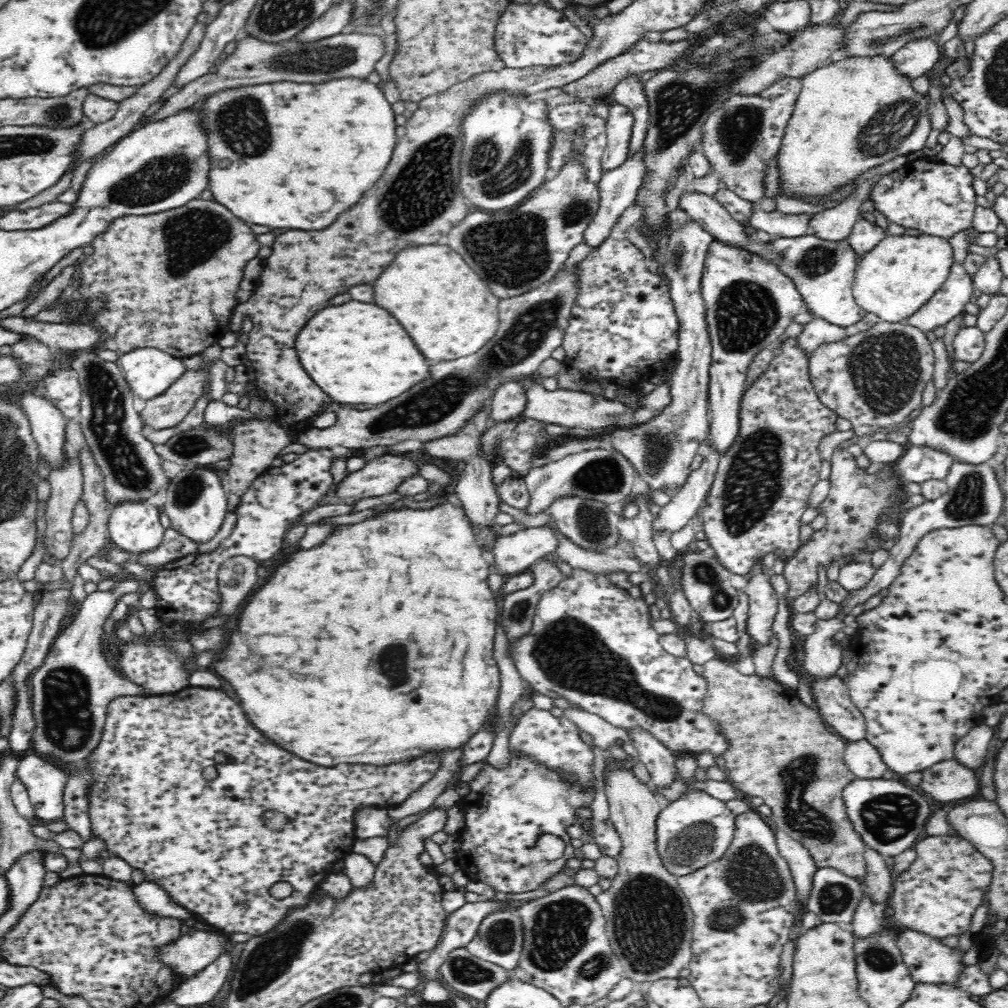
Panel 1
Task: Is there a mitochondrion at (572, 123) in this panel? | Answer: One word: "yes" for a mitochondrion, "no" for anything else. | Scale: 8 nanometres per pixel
no

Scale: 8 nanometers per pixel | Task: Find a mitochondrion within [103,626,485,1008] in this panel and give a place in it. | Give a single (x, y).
(270, 958)

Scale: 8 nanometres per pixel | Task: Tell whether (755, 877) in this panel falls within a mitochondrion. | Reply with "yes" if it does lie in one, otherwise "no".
yes

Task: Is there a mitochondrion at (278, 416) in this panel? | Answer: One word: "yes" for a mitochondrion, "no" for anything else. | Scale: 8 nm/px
no

